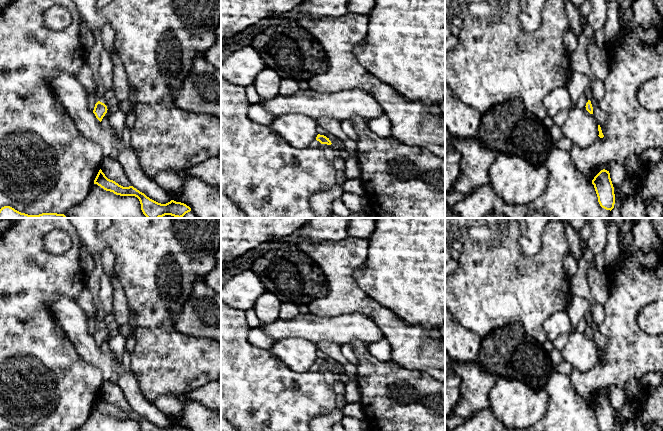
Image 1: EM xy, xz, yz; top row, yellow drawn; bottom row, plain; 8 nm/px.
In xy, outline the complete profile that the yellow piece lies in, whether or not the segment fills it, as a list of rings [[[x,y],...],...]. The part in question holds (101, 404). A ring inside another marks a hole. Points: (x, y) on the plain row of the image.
[[[101,393],[94,404],[94,408],[97,408],[106,415],[113,416],[116,419],[135,420],[139,423],[141,431],[189,431],[184,427],[176,426],[174,424],[171,424],[166,428],[158,427],[147,421],[144,417],[140,416],[133,410],[123,411],[115,405],[108,403]]]

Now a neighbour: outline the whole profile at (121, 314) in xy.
[[[115,274],[109,279],[113,287],[113,318],[118,325],[123,326],[130,318],[128,300],[118,276]]]

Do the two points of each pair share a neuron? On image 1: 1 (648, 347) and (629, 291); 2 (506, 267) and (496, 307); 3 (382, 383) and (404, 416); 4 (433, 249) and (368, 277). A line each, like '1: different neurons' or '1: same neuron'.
1: same neuron
2: same neuron
3: same neuron
4: same neuron

